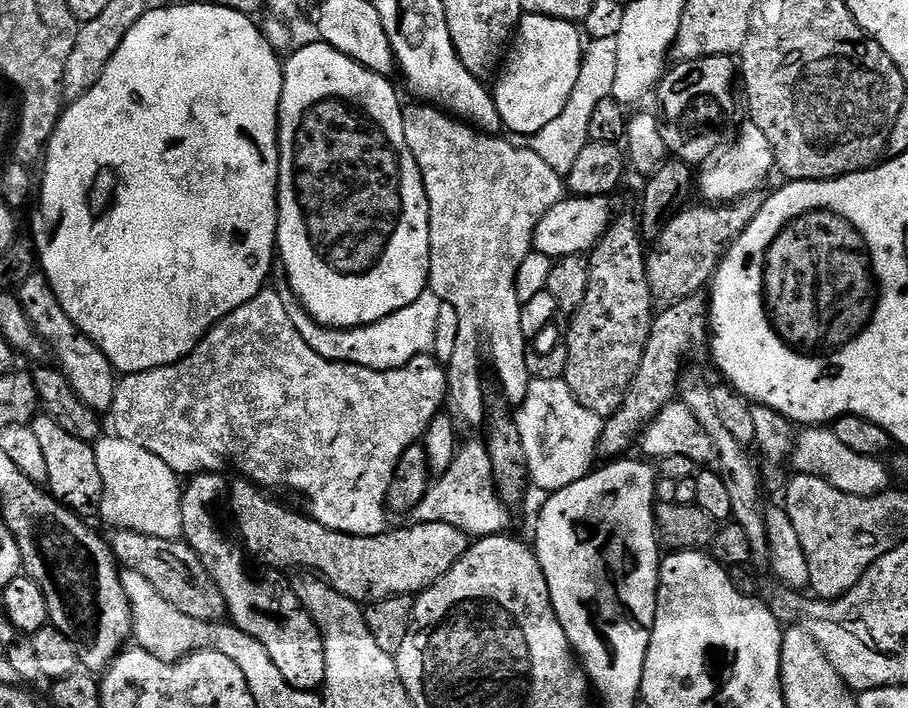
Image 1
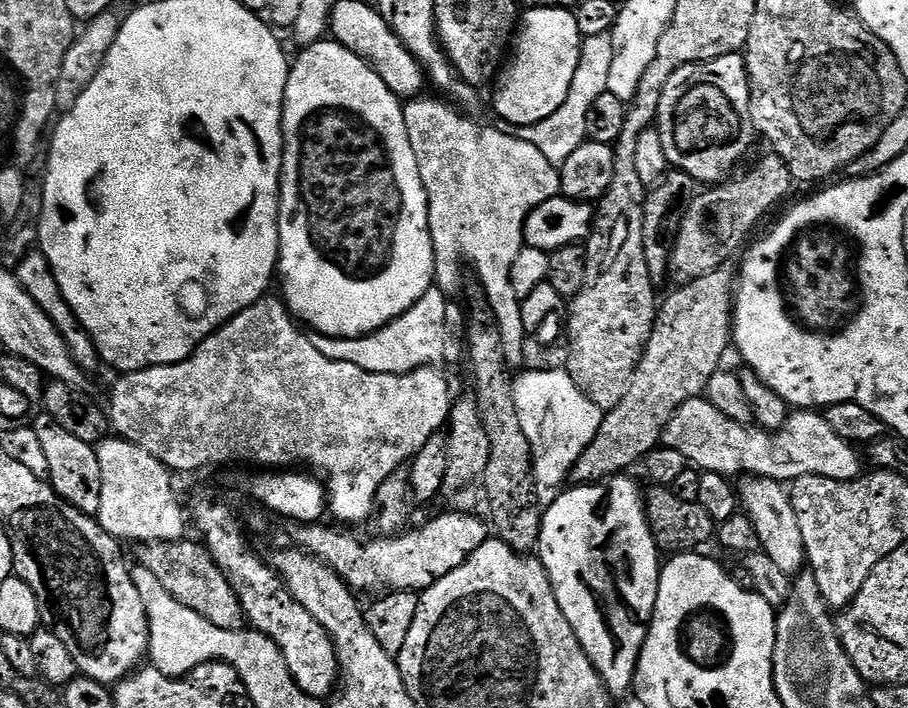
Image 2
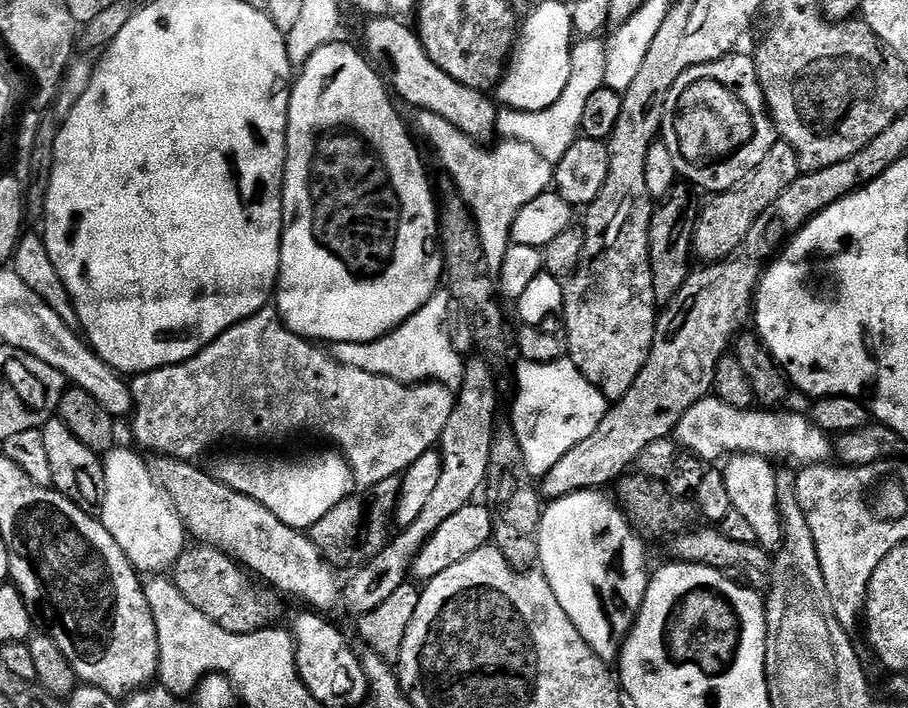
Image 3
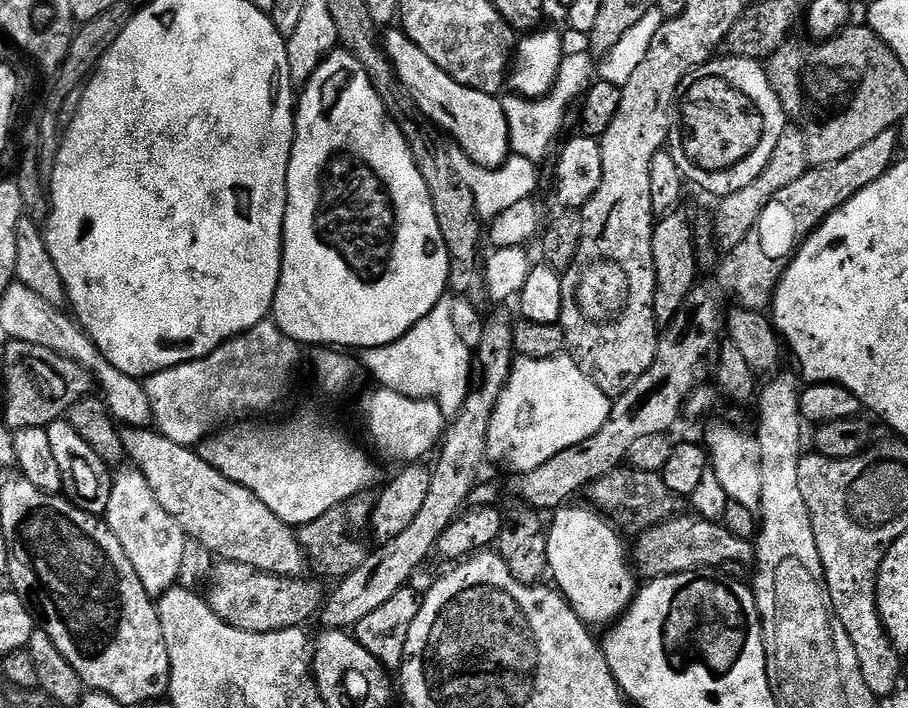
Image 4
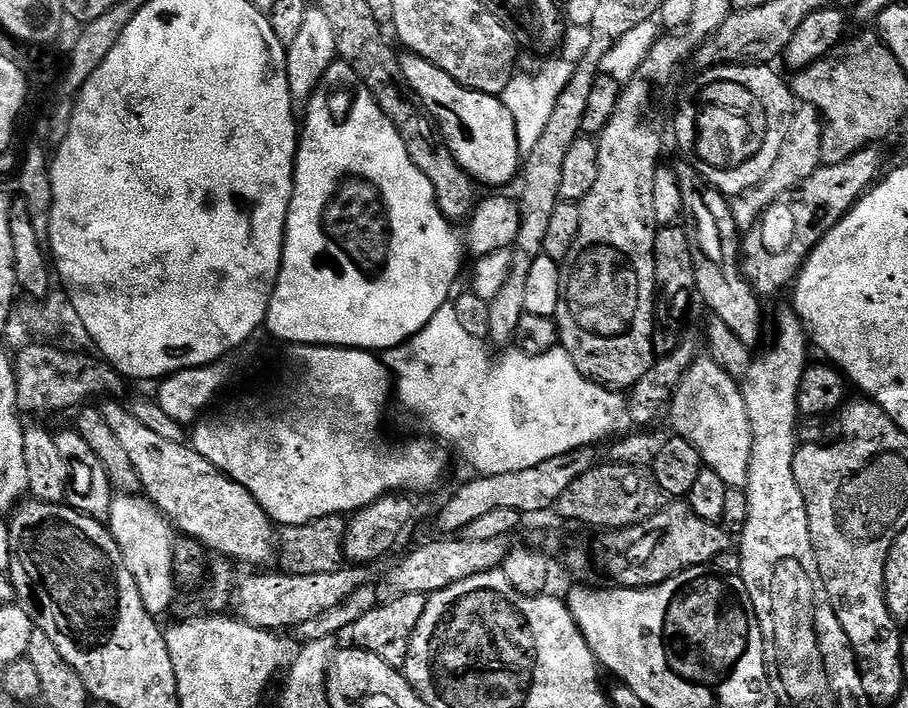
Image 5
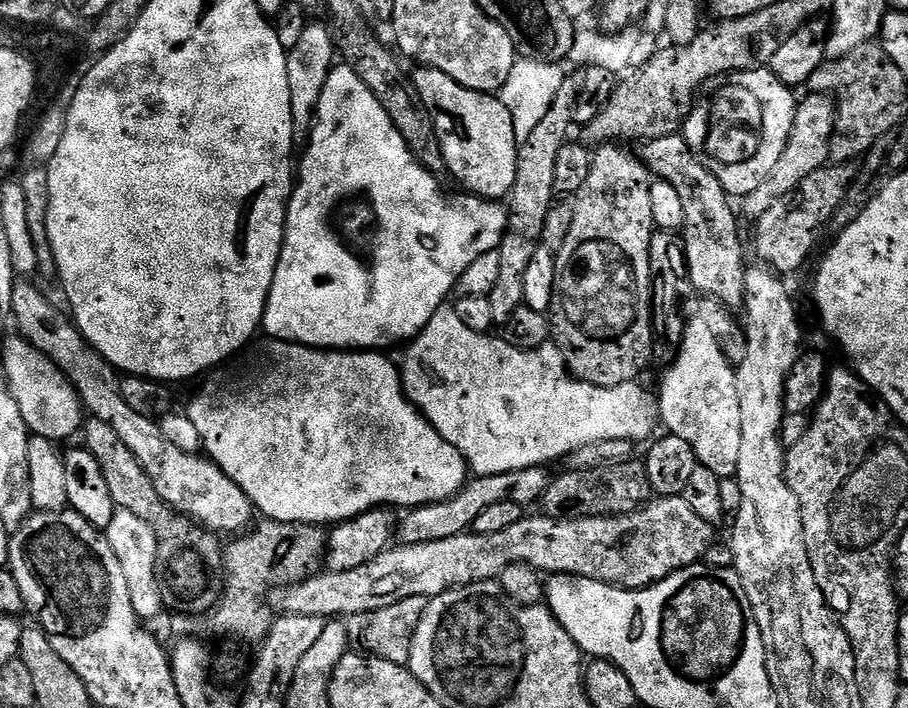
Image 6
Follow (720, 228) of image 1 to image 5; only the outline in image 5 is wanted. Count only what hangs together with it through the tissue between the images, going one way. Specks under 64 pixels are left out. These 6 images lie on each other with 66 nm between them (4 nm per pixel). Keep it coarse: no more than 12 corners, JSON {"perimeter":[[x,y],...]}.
{"perimeter":[[801,103],[756,188],[731,197],[737,229],[822,166],[822,117]]}

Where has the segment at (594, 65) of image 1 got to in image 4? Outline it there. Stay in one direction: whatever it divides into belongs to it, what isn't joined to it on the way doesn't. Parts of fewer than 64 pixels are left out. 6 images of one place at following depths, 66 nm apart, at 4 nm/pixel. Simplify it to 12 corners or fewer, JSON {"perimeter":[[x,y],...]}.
{"perimeter":[[587,51],[564,56],[544,96],[508,94],[508,142],[533,162],[593,79]]}

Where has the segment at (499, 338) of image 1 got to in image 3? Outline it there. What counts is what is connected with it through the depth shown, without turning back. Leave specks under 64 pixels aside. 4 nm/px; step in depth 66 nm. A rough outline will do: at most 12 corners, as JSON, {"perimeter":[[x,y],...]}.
{"perimeter":[[438,114],[415,131],[460,191],[489,269],[522,206],[553,187],[532,146],[485,146]]}

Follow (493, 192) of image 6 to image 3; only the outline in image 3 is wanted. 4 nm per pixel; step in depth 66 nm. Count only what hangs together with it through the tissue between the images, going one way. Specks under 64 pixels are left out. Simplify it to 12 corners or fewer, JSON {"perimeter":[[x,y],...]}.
{"perimeter":[[371,17],[363,55],[413,109],[471,140],[497,105],[434,66],[403,19]]}

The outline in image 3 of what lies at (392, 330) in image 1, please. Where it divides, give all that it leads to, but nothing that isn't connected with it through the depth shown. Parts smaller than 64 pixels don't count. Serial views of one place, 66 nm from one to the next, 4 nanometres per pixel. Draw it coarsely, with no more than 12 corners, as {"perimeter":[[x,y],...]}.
{"perimeter":[[437,290],[370,342],[331,345],[342,366],[459,389],[450,297]]}

